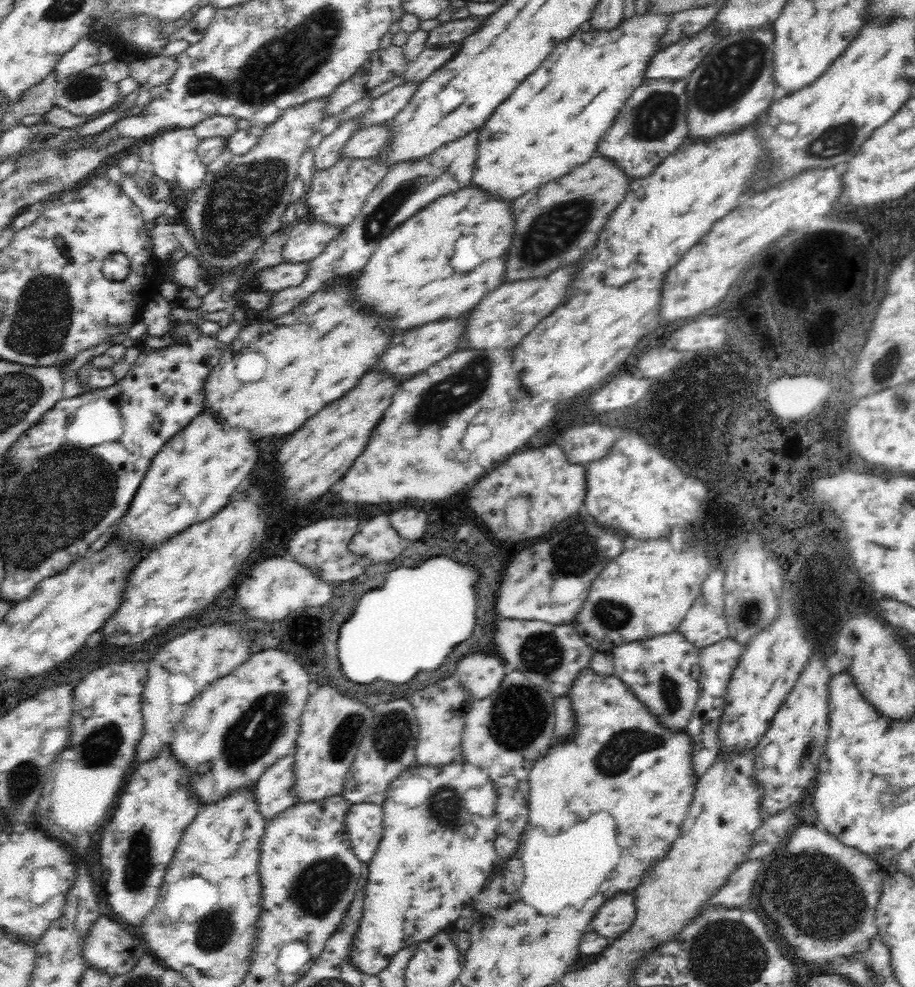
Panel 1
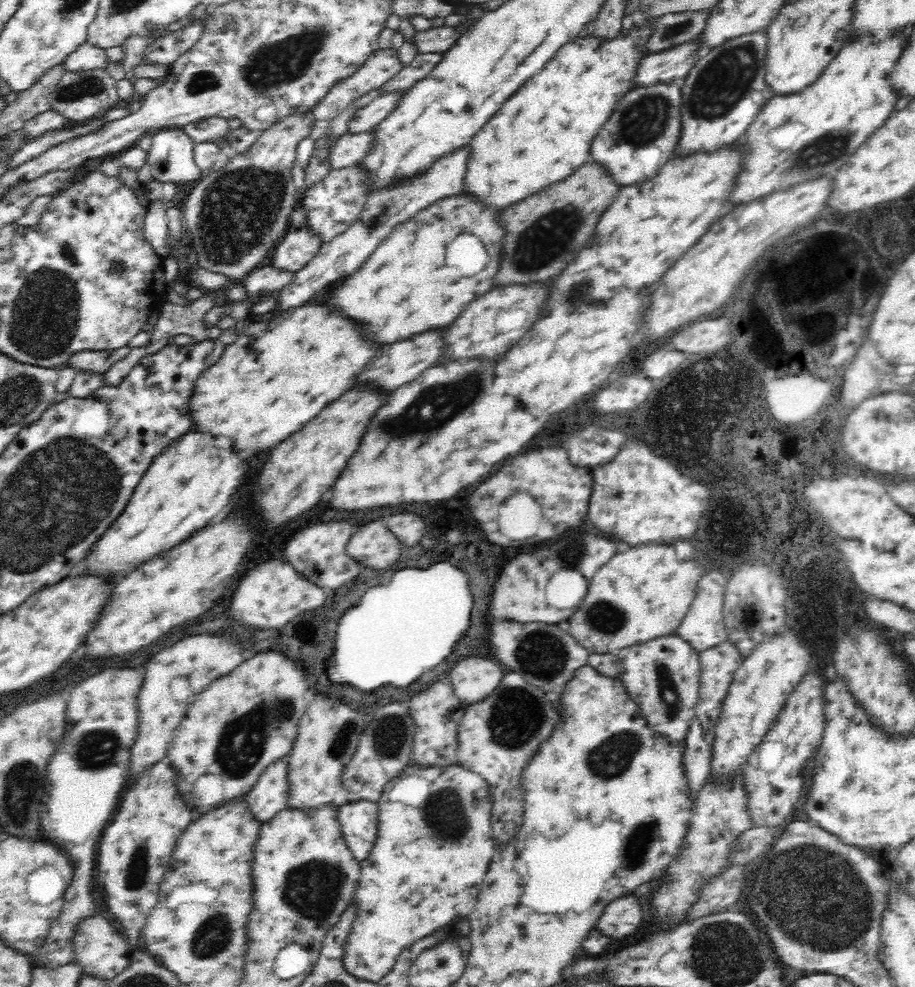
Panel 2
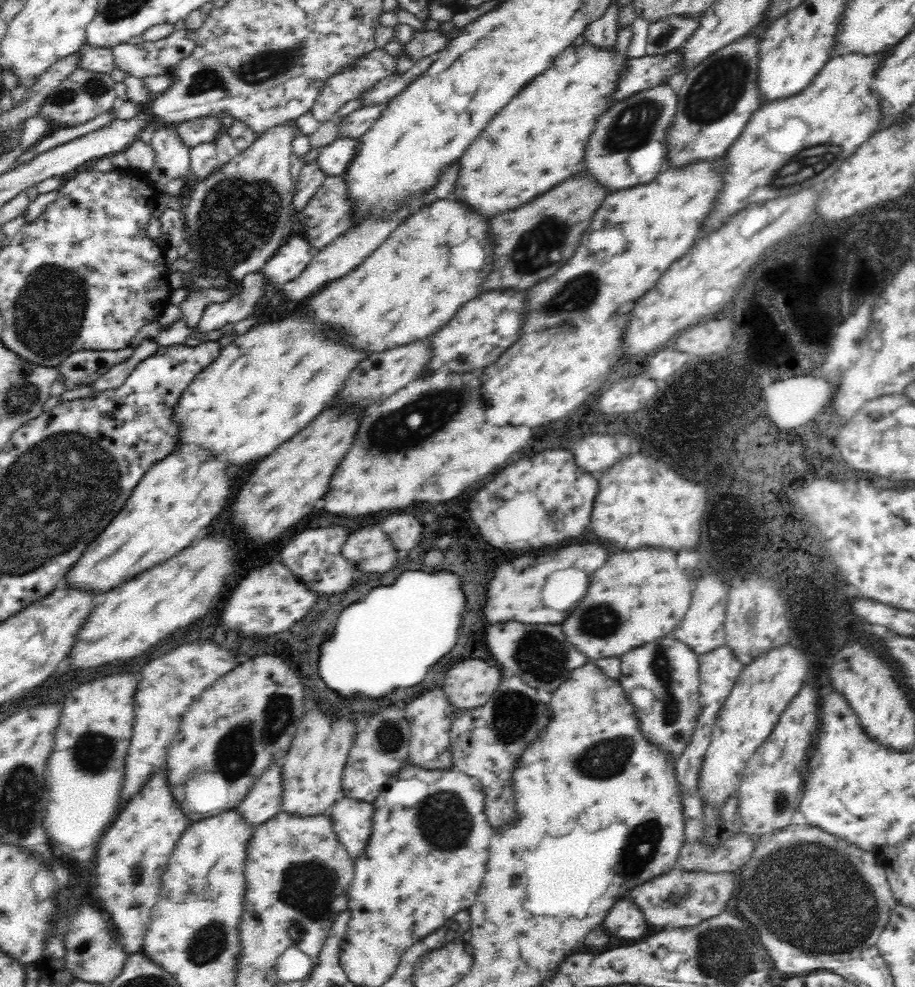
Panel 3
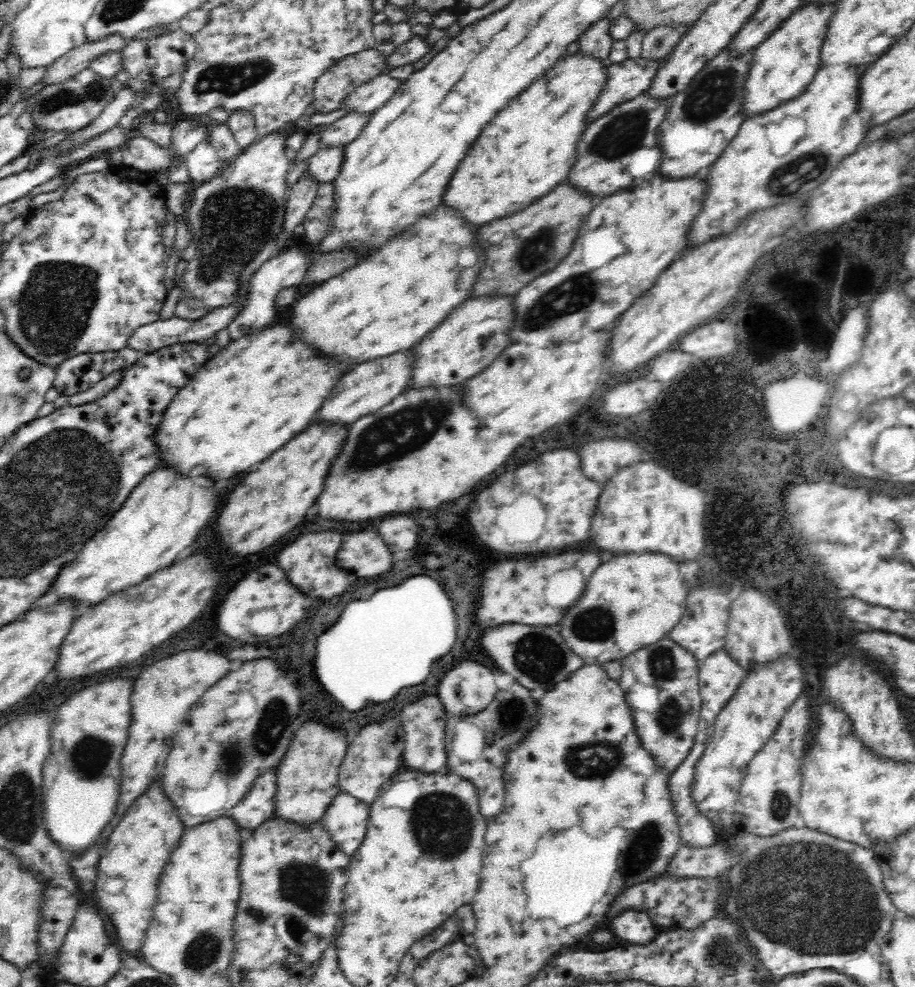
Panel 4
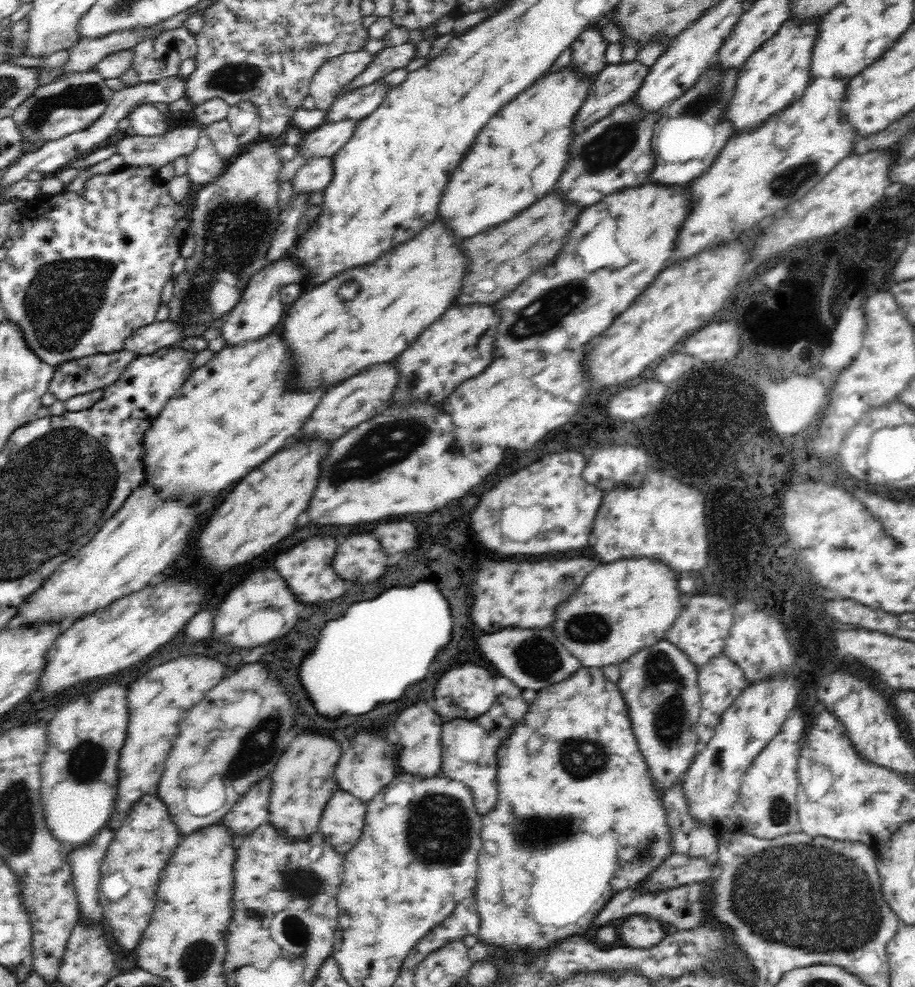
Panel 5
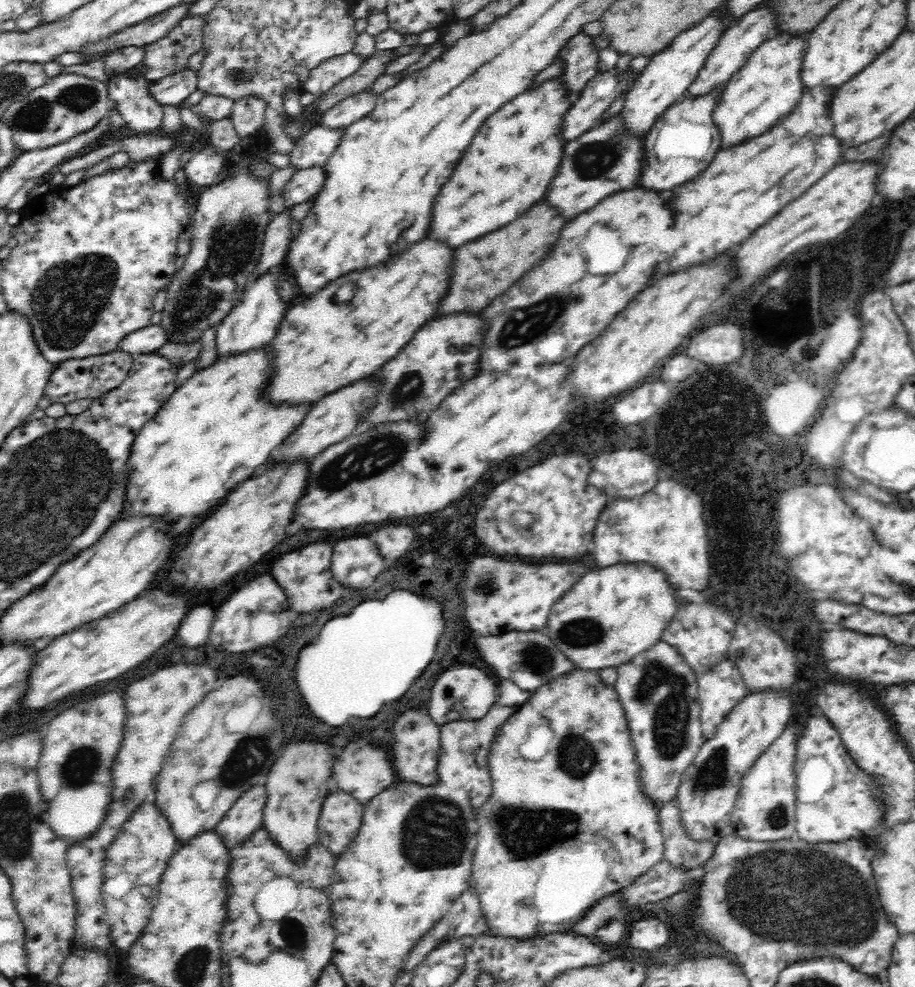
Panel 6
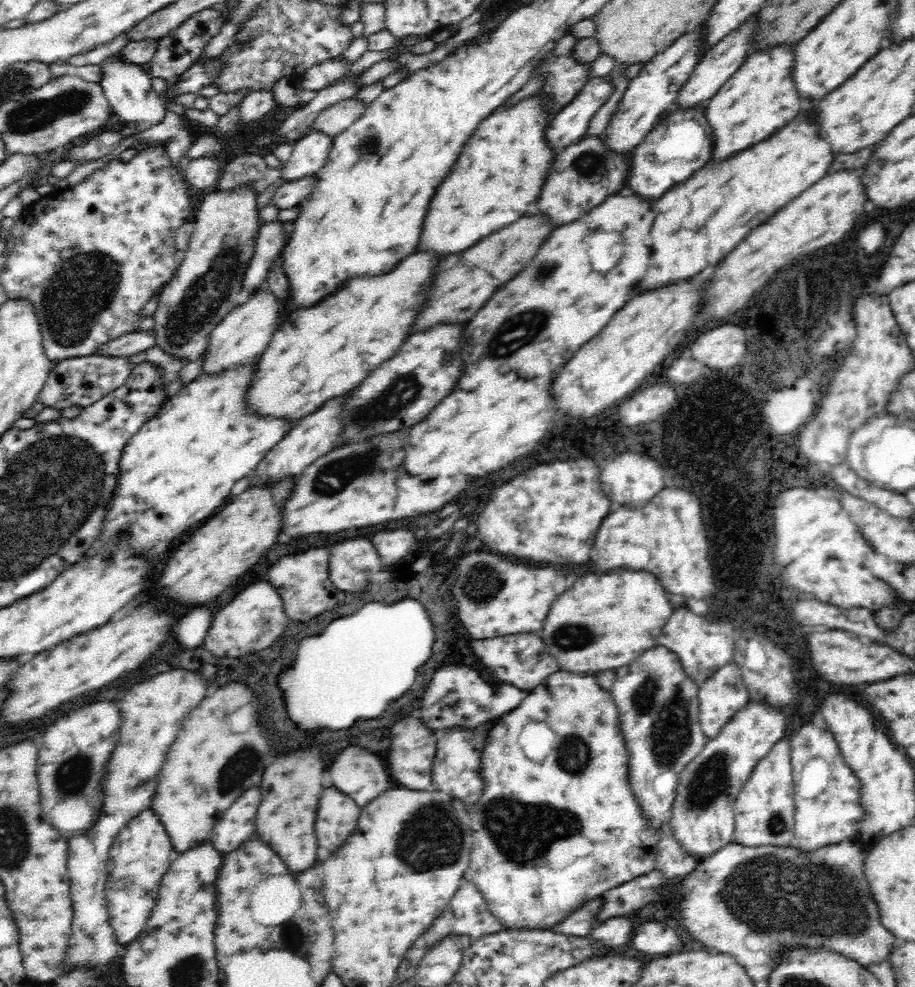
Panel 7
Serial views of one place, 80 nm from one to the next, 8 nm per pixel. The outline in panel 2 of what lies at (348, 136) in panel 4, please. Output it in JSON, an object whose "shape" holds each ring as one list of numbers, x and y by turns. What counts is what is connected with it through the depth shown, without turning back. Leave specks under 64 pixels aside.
{"shape":[[404,89,382,92,379,97,356,110,353,118,347,122,348,133,360,134,376,130,376,126,384,122,388,114,392,114,398,108,404,94,406,94]]}

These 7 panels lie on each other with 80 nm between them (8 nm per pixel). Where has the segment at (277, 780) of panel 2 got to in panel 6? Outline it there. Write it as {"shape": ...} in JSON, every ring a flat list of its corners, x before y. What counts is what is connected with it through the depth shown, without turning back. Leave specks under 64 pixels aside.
{"shape":[[265,784,252,786,238,802,230,807,215,827,228,848,244,842,256,829,263,826,264,806,268,793]]}

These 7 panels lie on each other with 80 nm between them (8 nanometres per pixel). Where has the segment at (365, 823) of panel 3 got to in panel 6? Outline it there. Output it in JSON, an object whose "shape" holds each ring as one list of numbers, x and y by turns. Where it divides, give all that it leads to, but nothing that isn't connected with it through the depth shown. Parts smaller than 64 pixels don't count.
{"shape":[[332,790,322,804,318,842,334,854,342,854,358,836,363,816,364,805,358,799,346,791]]}

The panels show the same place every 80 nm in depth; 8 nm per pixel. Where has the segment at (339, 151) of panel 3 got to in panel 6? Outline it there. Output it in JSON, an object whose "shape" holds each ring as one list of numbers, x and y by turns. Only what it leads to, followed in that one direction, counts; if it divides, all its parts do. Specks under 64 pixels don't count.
{"shape":[[310,166,310,168,297,170,281,190,284,206,291,208,316,196,326,184,326,179,328,179,328,174,325,166]]}

